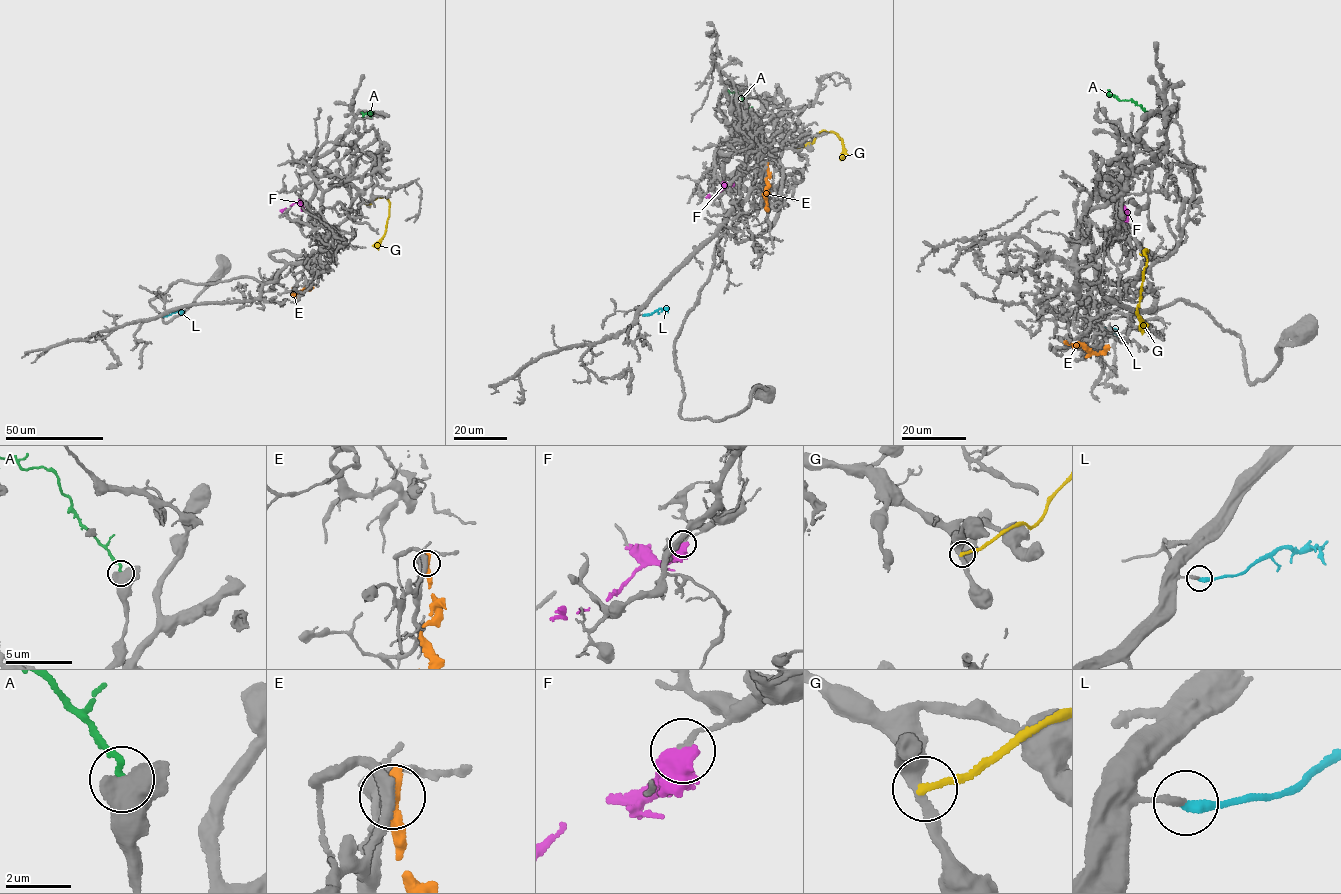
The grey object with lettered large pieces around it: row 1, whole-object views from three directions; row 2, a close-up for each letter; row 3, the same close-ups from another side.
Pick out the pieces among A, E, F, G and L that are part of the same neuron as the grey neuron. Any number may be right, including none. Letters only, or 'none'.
L

